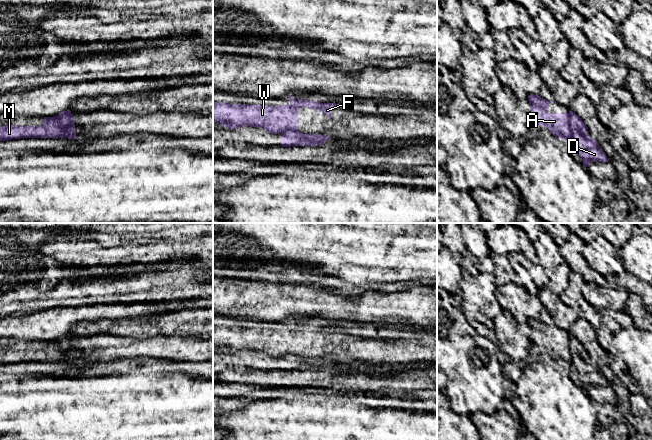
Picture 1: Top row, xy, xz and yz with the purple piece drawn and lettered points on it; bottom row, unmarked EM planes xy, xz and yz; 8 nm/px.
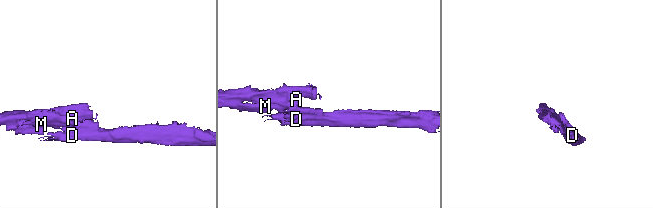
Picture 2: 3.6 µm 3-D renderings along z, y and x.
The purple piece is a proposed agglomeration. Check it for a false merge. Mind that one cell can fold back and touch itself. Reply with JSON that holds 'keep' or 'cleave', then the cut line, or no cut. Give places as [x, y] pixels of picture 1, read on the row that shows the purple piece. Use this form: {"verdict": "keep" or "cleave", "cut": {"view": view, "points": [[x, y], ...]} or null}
{"verdict": "cleave", "cut": {"view": "yz", "points": [[568, 113], [571, 137]]}}

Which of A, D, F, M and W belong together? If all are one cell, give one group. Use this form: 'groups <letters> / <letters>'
groups A F M W / D

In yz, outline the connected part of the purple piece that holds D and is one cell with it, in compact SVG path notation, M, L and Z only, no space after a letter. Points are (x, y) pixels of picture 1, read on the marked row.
M569 111L569 126L571 129L571 138L584 148L578 150L579 156L583 160L583 166L587 167L593 161L606 162L609 159L603 150L597 145L598 142L586 134L588 127L576 113Z

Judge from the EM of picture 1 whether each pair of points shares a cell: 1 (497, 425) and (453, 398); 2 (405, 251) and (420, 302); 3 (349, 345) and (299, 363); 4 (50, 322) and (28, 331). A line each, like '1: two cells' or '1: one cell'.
1: two cells
2: two cells
3: two cells
4: one cell

